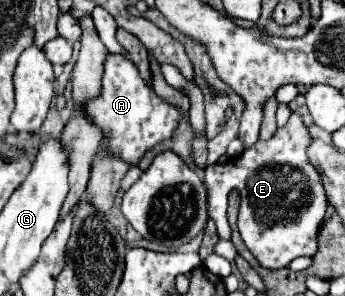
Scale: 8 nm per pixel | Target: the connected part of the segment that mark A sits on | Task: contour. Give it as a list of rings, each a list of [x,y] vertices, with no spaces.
[[[107,54],[103,68],[105,72],[99,96],[95,96],[95,100],[87,100],[87,104],[81,104],[81,110],[87,116],[87,120],[103,128],[103,138],[107,140],[107,154],[119,156],[127,164],[137,166],[149,148],[173,136],[183,118],[183,110],[175,104],[161,100],[153,92],[151,84],[147,84],[139,76],[131,60],[119,54]]]

